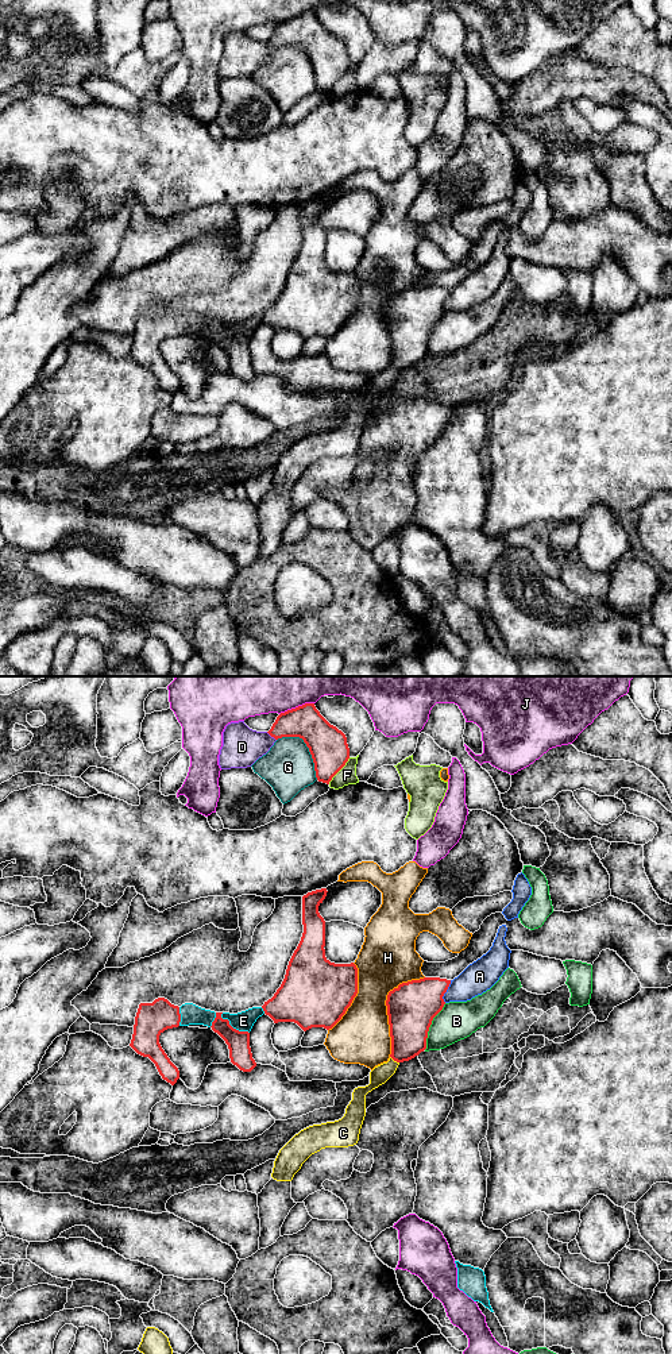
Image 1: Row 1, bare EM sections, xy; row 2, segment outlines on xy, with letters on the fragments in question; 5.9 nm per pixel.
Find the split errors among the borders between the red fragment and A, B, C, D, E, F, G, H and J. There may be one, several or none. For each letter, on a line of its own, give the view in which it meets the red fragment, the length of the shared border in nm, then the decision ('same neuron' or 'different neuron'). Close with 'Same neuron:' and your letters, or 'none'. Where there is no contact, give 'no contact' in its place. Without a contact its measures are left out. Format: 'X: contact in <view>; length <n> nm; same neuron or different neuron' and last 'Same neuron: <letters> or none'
A: contact in xy; length 140 nm; different neuron
B: contact in xy; length 300 nm; different neuron
C: contact in xy; length 70 nm; same neuron
D: contact in xy; length 80 nm; different neuron
E: contact in xy; length 200 nm; different neuron
F: contact in xy; length 200 nm; different neuron
G: contact in xy; length 340 nm; different neuron
H: contact in xy; length 500 nm; different neuron
J: contact in xy; length 220 nm; different neuron
Same neuron: C

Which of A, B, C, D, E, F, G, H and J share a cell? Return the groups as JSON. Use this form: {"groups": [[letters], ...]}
{"groups": [["A"], ["B"], ["C"], ["D"], ["E"], ["F"], ["G"], ["H"], ["J"]]}

